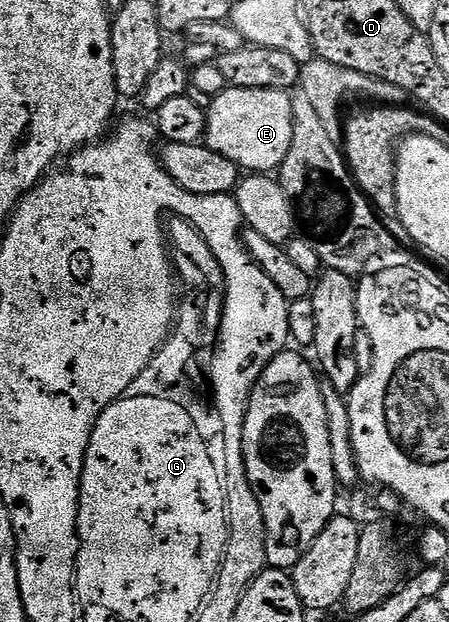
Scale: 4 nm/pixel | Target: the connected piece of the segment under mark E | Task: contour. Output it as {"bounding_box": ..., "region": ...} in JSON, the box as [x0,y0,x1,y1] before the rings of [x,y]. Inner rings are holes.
{"bounding_box":[205,86,293,173],"region":[[[226,86],[224,91],[213,96],[213,104],[205,117],[206,147],[215,149],[215,153],[223,153],[223,157],[235,161],[235,165],[245,173],[273,173],[280,168],[287,157],[287,149],[291,149],[293,136],[293,95],[287,91],[275,89],[239,89]]]}

